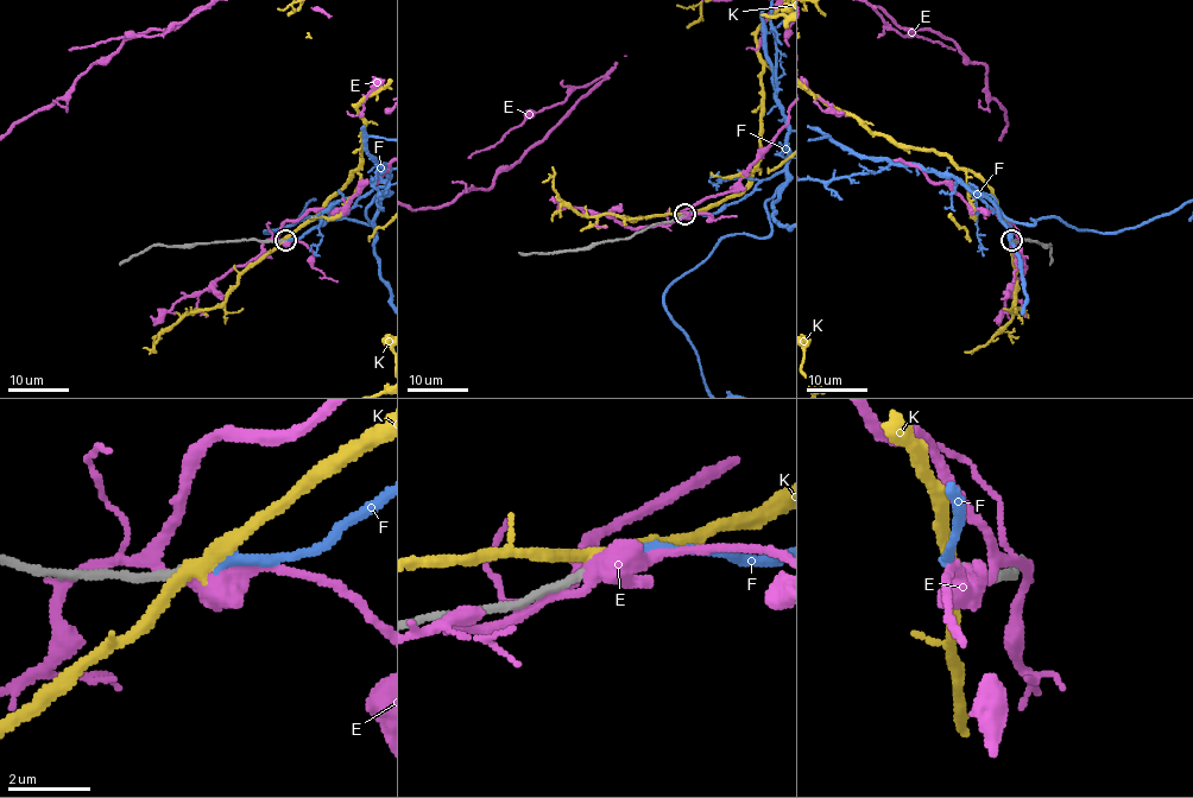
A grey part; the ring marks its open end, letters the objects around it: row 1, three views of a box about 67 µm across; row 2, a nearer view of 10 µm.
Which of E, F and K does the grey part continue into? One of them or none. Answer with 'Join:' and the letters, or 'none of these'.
Join: F

